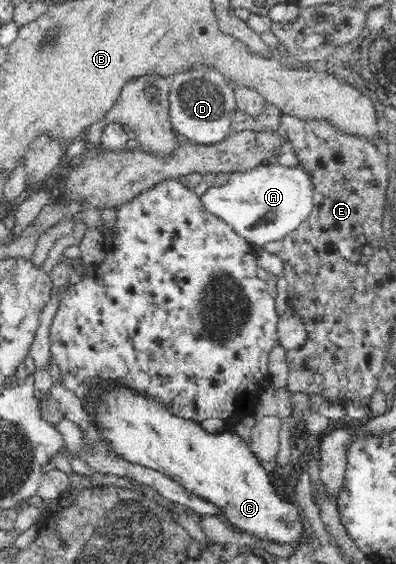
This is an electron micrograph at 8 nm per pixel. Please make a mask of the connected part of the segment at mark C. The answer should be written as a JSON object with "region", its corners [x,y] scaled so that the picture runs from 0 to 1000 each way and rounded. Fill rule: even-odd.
{"region":[[[285,693],[283,699],[270,699],[270,704],[270,715],[263,716],[253,734],[232,739],[268,752],[273,764],[260,771],[273,773],[273,780],[283,780],[301,803],[313,803],[331,817],[346,817],[351,823],[412,837],[472,871],[538,894],[553,917],[581,934],[624,945],[639,954],[654,954],[669,965],[750,972],[775,956],[755,901],[715,883],[712,863],[694,865],[684,826],[662,823],[639,801],[631,801],[609,775],[583,766],[528,770],[505,750],[429,736],[417,725],[396,720],[396,715],[386,715],[386,709],[361,700],[341,700],[336,693]]]}

